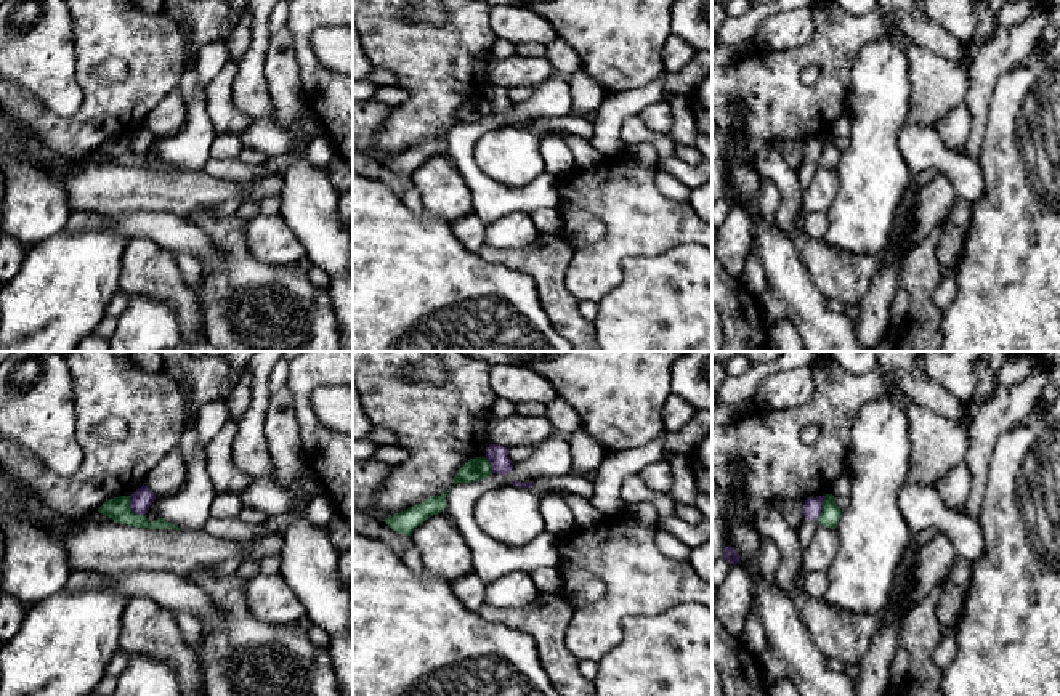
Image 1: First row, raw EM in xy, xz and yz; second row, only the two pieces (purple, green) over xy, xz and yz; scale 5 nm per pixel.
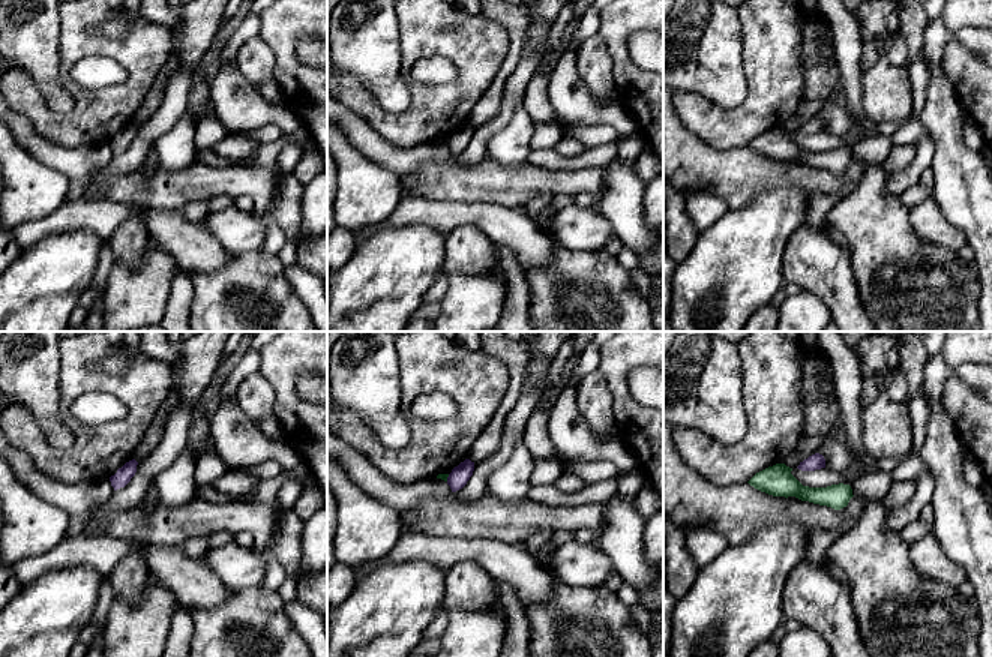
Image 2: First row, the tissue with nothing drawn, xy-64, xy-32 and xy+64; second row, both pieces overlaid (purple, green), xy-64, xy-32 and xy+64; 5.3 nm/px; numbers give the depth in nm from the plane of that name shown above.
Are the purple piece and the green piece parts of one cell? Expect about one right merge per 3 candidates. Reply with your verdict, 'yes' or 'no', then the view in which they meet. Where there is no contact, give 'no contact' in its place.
no | xy

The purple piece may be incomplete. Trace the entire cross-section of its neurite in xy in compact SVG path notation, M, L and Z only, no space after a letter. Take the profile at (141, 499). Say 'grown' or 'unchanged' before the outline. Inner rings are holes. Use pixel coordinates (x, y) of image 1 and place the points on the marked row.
unchanged; M143 484L130 496L131 510L138 515L146 515L154 499L156 494Z

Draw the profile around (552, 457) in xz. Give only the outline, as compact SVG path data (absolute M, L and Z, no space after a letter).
M552 435L534 446L526 460L513 463L507 475L492 473L483 481L457 483L446 496L447 513L470 547L473 573L486 584L508 573L532 573L539 568L560 568L558 537L545 531L524 547L510 547L481 531L475 520L476 500L504 483L536 483L539 476L563 478L571 473L572 454L568 441Z

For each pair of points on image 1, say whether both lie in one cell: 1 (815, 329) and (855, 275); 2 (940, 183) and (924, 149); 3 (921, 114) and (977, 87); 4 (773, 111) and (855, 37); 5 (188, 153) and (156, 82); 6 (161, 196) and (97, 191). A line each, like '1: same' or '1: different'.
1: different
2: different
3: different
4: same
5: different
6: same

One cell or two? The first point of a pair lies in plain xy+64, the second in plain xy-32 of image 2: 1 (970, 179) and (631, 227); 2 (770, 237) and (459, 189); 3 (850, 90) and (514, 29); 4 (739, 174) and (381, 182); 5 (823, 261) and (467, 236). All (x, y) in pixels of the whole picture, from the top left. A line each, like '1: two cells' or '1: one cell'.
1: one cell
2: two cells
3: two cells
4: two cells
5: one cell

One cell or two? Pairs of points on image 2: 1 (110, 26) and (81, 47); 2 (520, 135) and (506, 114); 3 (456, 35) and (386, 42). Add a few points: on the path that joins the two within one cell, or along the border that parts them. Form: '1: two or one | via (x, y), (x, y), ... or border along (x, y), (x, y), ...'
1: two | border along (131, 21), (116, 38), (90, 32)
2: two | border along (521, 102), (512, 119), (488, 141), (488, 149)
3: two | border along (395, 15), (401, 75)

